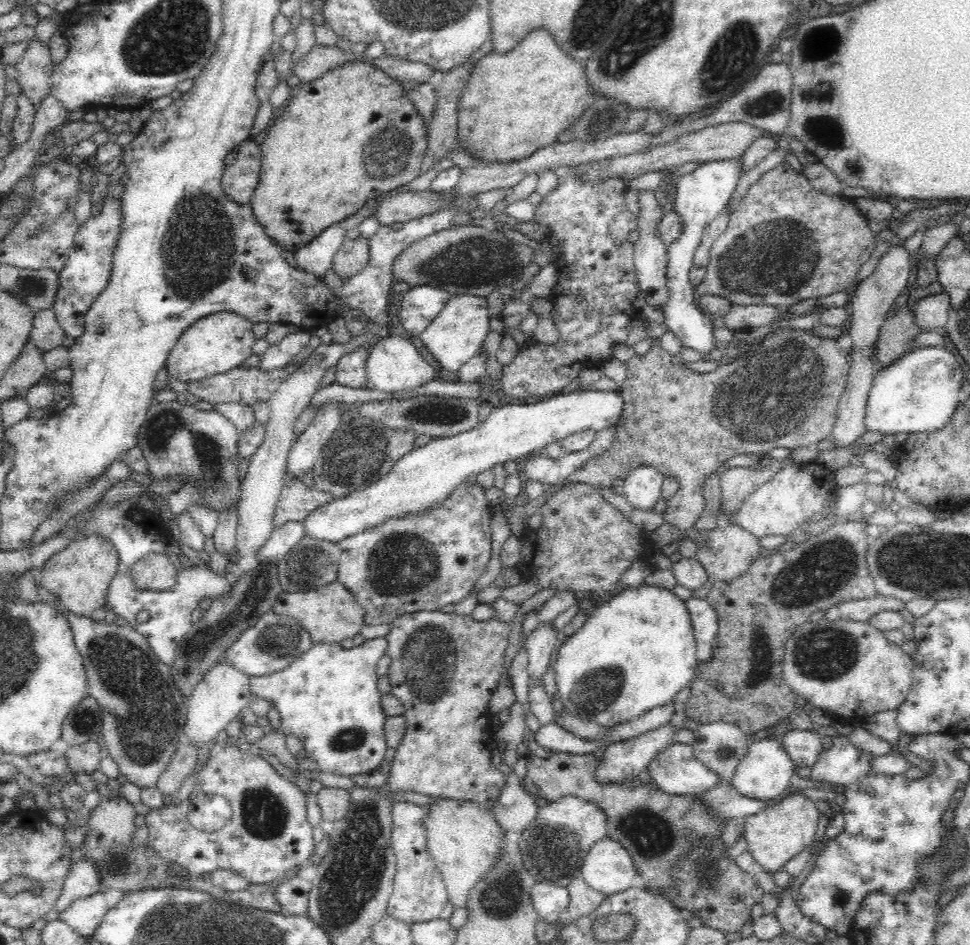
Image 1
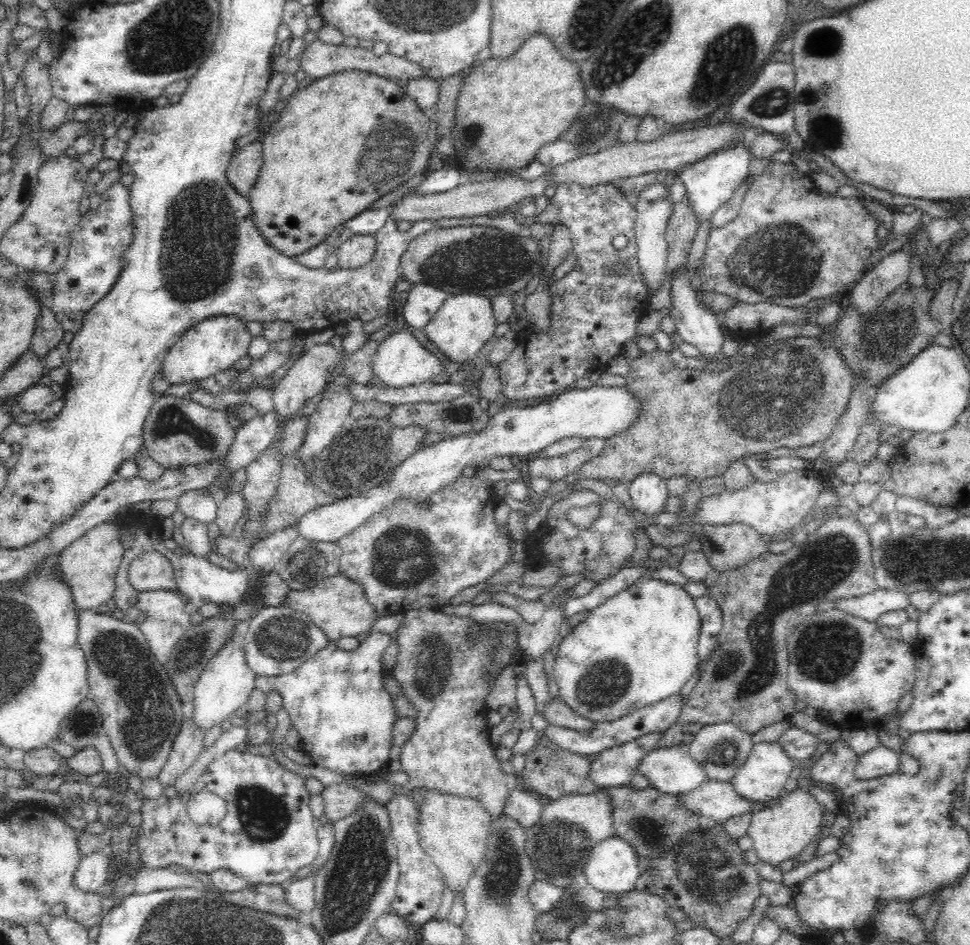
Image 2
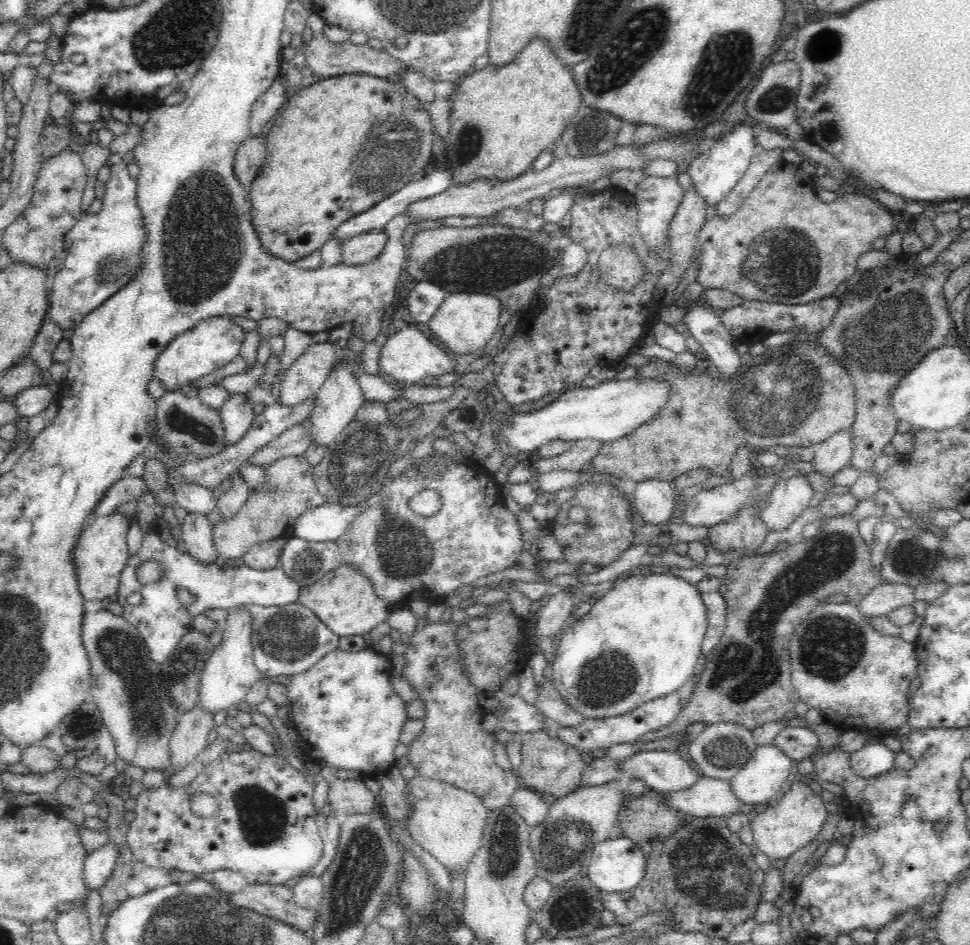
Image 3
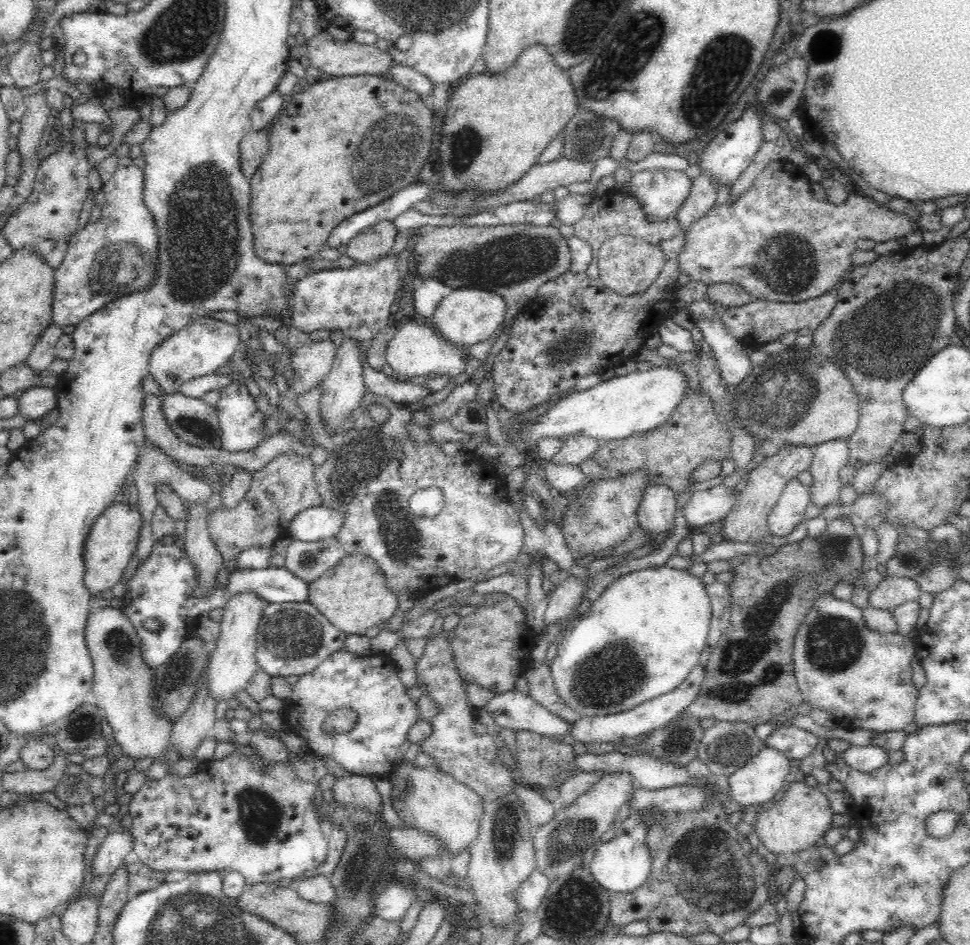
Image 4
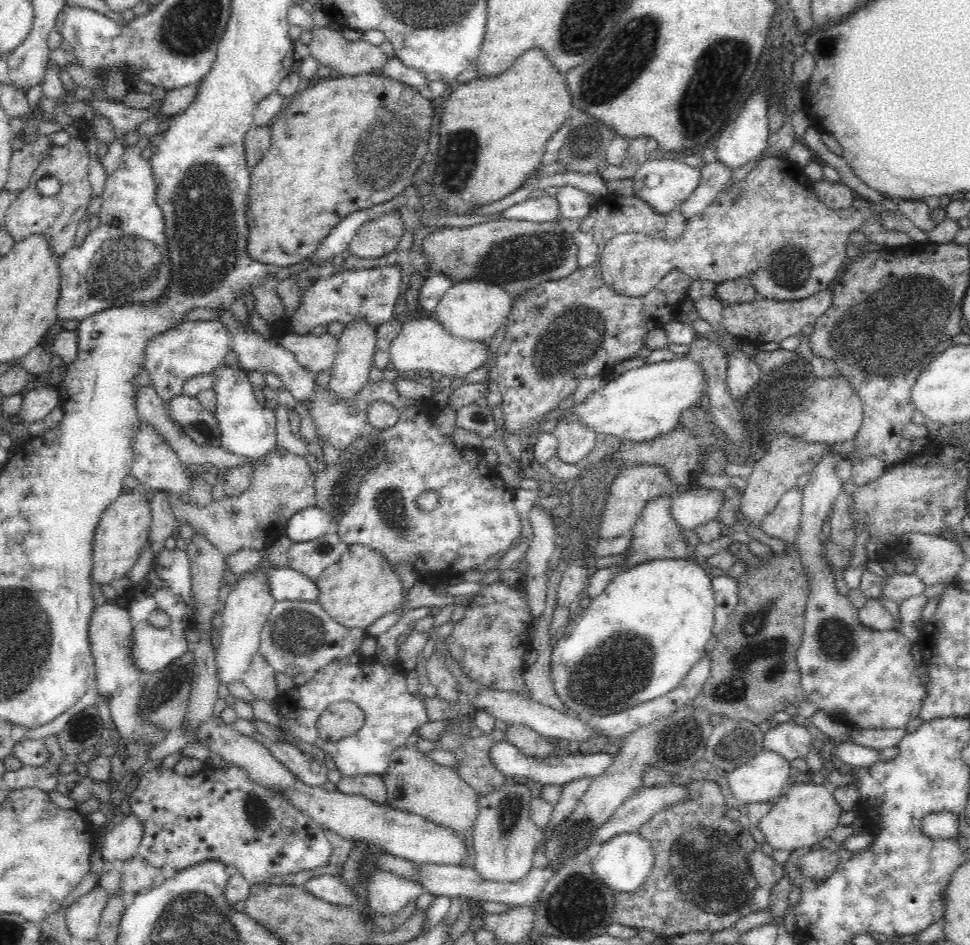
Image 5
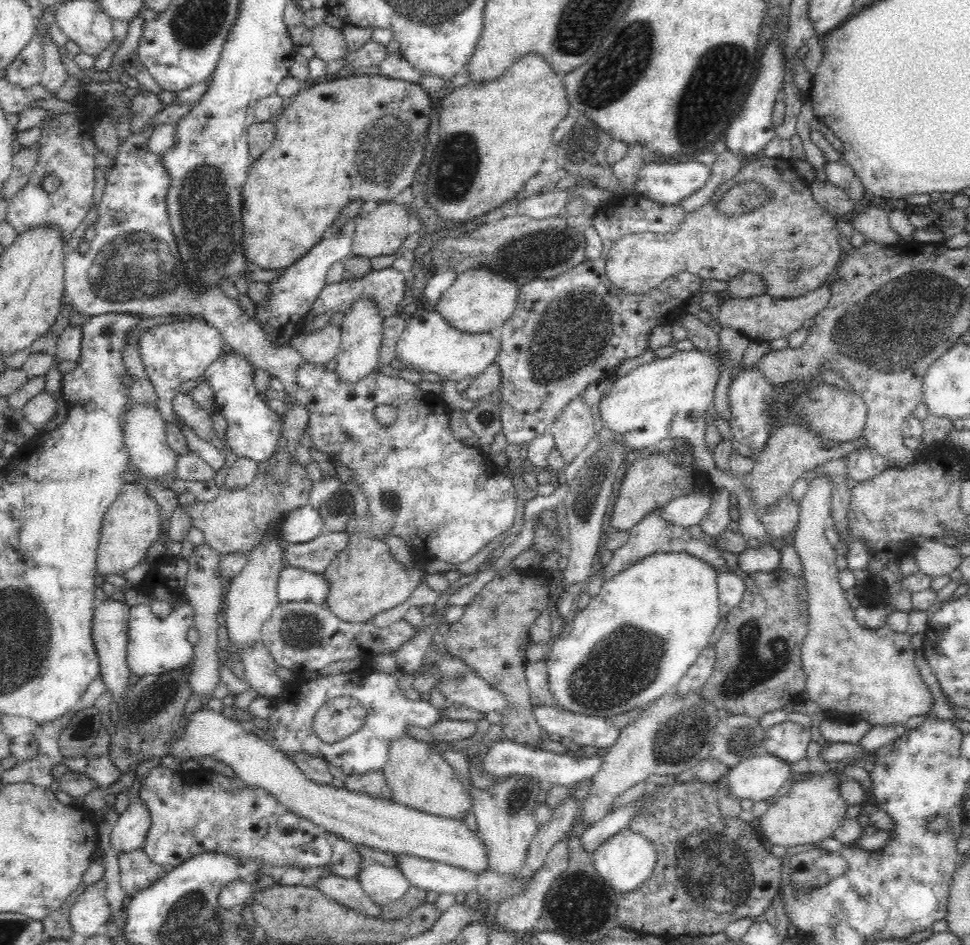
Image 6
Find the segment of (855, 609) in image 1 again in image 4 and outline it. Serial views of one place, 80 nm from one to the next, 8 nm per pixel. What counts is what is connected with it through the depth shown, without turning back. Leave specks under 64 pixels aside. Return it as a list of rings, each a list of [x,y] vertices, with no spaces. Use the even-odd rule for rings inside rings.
[[[886,577],[870,591],[866,607],[891,611],[901,604],[916,601],[918,596],[920,589],[916,580],[906,577]]]

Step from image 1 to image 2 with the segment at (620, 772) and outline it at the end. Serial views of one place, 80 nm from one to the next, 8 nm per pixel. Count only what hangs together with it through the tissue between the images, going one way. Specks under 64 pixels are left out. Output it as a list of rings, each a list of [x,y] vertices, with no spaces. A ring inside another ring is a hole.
[[[664,731],[652,732],[601,750],[591,762],[589,776],[602,788],[630,783],[644,755],[656,749],[663,735]]]

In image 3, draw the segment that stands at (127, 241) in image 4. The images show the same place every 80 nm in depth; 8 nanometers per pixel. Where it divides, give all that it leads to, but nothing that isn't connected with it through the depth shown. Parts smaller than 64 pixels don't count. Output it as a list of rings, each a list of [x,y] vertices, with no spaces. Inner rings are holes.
[[[122,160],[112,166],[111,176],[104,182],[105,193],[98,213],[83,214],[66,234],[68,252],[61,269],[54,276],[53,293],[47,317],[63,330],[75,329],[82,319],[108,296],[118,292],[140,266],[140,252],[146,242],[142,213],[136,205],[136,177],[128,173]]]

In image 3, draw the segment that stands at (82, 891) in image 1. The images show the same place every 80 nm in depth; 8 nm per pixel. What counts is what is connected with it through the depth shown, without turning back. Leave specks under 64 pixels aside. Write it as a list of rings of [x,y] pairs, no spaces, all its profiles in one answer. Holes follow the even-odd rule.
[[[110,841],[88,854],[82,868],[82,877],[88,892],[99,891],[111,878],[118,854],[119,848],[113,846]]]

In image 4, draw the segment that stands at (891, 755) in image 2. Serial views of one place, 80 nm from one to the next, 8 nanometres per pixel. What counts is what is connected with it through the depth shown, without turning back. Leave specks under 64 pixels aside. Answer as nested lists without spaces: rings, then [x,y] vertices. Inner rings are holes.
[[[852,745],[842,754],[843,759],[850,765],[850,768],[862,773],[879,774],[883,766],[888,764],[889,752],[880,746]]]

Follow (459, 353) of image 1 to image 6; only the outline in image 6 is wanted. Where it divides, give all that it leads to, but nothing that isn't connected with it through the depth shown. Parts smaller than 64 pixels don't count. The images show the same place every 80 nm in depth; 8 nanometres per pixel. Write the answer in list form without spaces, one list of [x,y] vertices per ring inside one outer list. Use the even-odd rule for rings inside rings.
[[[490,267],[470,268],[457,275],[450,288],[437,300],[435,310],[457,332],[498,334],[516,306],[519,287],[510,277],[500,275]]]

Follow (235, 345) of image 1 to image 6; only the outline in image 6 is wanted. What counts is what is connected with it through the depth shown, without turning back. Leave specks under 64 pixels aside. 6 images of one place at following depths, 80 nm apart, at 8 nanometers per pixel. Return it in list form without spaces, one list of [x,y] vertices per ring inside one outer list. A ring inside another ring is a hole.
[[[202,319],[170,322],[153,327],[152,330],[146,330],[139,338],[141,360],[158,398],[158,420],[164,424],[174,424],[184,434],[188,449],[197,453],[214,471],[224,465],[224,452],[206,440],[198,438],[184,421],[176,417],[173,410],[173,400],[176,394],[182,393],[182,384],[186,380],[202,378],[204,372],[222,356],[224,342],[222,333]]]

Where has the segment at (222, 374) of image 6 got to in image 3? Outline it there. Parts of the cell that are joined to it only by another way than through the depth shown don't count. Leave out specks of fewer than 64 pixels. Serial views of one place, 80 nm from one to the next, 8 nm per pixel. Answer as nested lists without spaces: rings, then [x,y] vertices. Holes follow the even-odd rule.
[[[233,394],[218,412],[222,418],[227,446],[238,442],[255,418],[254,408],[245,394]]]

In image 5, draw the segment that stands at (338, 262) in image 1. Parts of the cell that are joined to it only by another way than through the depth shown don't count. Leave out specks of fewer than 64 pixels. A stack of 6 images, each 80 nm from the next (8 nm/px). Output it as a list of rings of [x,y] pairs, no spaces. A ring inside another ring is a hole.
[[[386,213],[364,223],[354,235],[347,253],[358,258],[380,258],[398,246],[404,232],[401,213]]]

